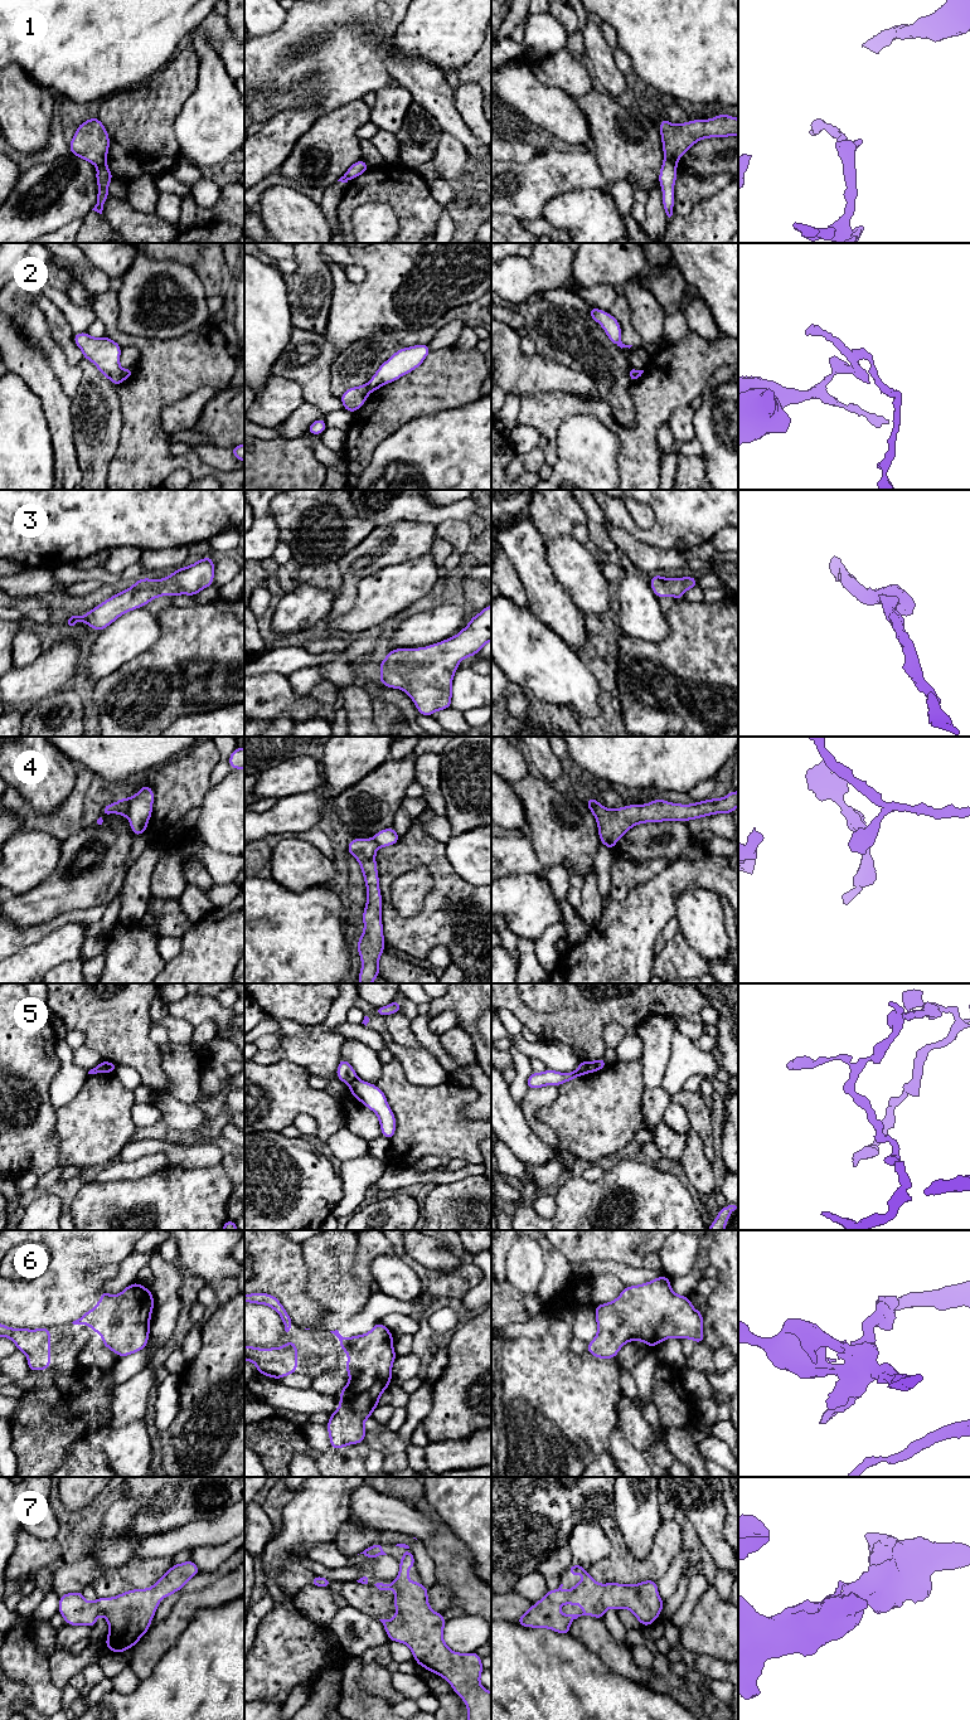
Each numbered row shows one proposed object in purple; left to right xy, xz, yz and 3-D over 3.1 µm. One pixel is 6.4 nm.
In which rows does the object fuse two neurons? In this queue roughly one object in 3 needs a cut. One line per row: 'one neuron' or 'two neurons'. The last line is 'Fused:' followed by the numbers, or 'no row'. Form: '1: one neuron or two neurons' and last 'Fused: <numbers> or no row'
1: two neurons
2: two neurons
3: one neuron
4: two neurons
5: two neurons
6: one neuron
7: one neuron
Fused: 1, 2, 4, 5

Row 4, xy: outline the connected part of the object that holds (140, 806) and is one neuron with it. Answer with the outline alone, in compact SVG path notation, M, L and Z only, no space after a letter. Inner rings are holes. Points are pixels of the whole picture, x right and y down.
M150 786L140 787L139 792L126 798L127 818L135 836L142 835L151 818L154 805L154 789Z

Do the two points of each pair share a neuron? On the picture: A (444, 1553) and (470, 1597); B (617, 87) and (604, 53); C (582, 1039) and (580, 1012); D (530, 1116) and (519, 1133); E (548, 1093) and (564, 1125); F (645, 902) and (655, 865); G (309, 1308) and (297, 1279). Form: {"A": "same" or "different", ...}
{"A": "same", "B": "same", "C": "same", "D": "different", "E": "different", "F": "different", "G": "same"}

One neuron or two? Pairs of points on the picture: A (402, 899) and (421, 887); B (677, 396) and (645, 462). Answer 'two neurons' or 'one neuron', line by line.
A: one neuron
B: one neuron

